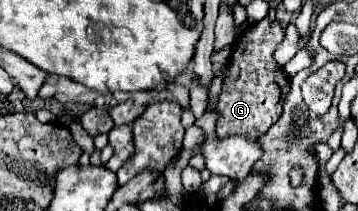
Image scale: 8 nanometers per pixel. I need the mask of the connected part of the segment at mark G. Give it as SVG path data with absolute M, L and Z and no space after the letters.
M264 17L262 21L254 23L248 35L240 35L236 39L228 63L228 75L222 83L222 93L218 101L218 137L242 135L248 141L256 141L262 133L268 131L272 123L278 121L278 105L284 103L290 89L290 79L284 67L278 65L274 59L274 51L282 39L284 29L280 21L270 21L270 17Z

